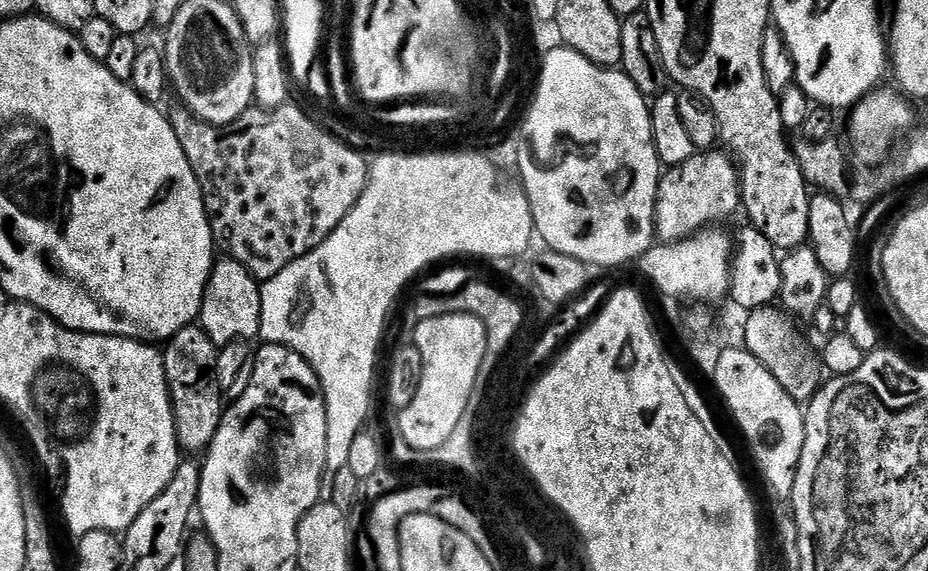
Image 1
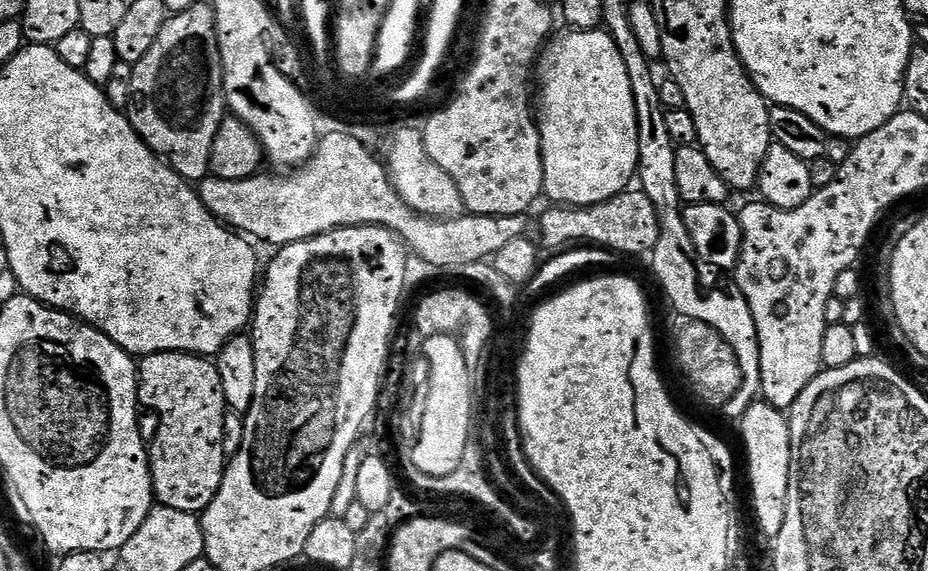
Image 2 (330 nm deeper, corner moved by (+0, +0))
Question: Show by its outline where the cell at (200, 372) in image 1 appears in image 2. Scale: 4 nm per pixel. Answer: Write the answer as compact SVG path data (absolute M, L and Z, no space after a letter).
M155 352L143 357L138 364L138 379L140 381L140 406L141 409L149 408L160 415L160 425L156 428L156 437L150 440L150 463L152 465L152 495L157 505L164 505L173 510L203 514L214 502L218 490L222 486L226 457L224 455L224 414L229 411L226 398L222 394L222 378L218 378L218 370L211 359L203 356L193 356L191 352Z

